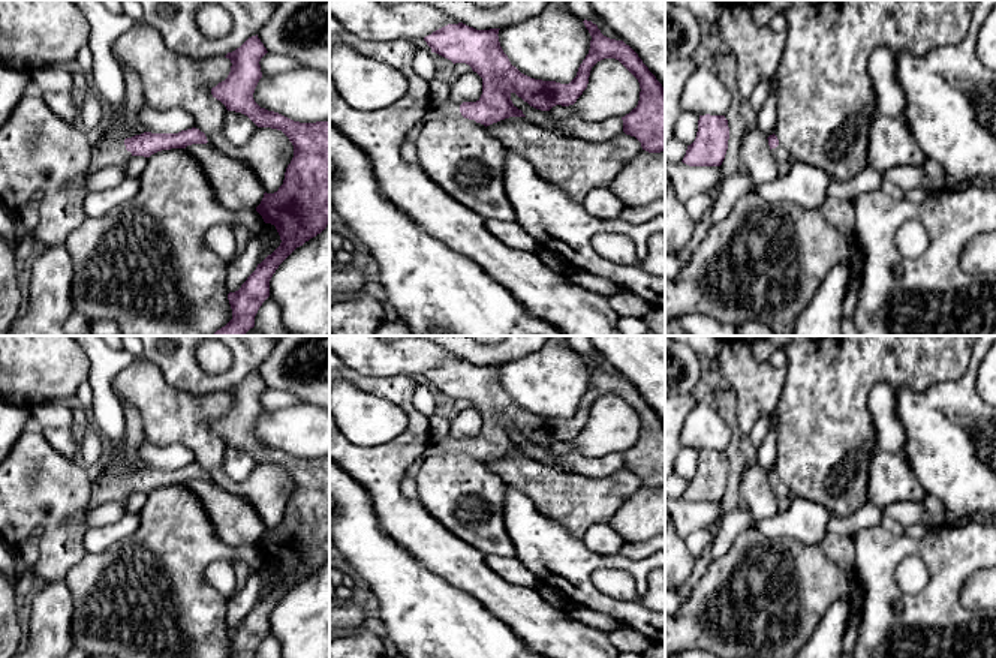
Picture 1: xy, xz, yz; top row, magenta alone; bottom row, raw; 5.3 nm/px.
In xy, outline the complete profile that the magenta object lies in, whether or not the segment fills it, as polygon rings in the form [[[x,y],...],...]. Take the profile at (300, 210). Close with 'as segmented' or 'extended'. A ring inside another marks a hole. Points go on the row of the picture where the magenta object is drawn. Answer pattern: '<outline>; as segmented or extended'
[[[258,34],[228,52],[231,72],[211,88],[211,94],[228,111],[247,115],[258,127],[282,130],[294,145],[283,184],[274,193],[265,192],[256,207],[264,222],[276,226],[282,243],[258,264],[238,291],[228,294],[232,319],[213,336],[244,336],[253,328],[279,265],[330,223],[330,121],[294,121],[255,102],[253,93],[262,78],[259,61],[267,52]]]; as segmented

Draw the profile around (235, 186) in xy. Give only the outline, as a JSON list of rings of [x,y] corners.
[[[192,144],[184,148],[201,165],[216,199],[229,211],[256,210],[264,198],[264,186],[241,160],[213,144]]]

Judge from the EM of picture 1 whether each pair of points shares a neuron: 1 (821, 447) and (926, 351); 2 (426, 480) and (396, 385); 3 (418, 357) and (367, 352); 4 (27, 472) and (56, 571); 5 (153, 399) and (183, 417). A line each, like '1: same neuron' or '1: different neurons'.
1: same neuron
2: different neurons
3: same neuron
4: same neuron
5: same neuron

